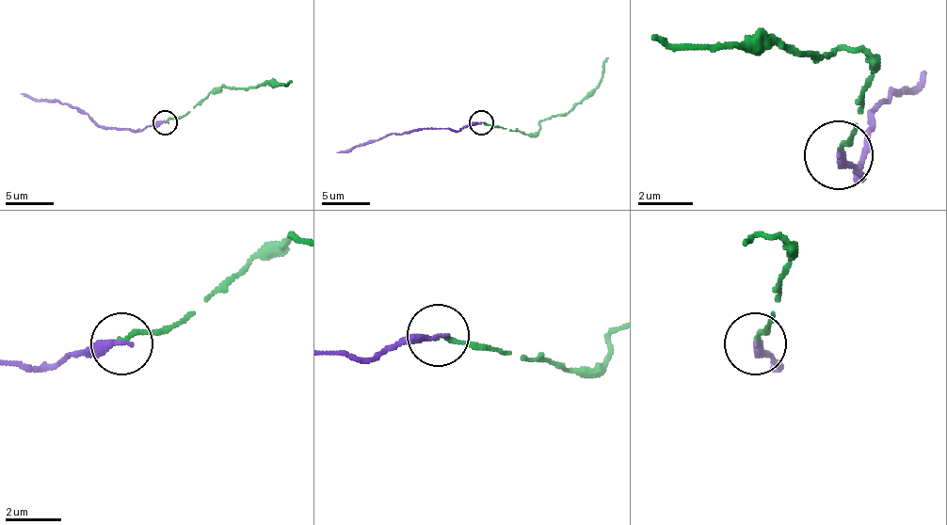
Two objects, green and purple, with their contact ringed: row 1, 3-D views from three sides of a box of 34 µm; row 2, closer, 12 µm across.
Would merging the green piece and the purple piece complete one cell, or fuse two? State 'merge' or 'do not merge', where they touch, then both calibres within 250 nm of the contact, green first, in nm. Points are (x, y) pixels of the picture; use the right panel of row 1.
merge | (838, 154) | 150/280 nm

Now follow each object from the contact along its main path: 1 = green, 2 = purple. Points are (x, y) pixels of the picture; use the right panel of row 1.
1: (840, 153), (854, 139), (874, 64), (840, 50), (819, 56), (730, 50), (668, 50), (654, 37)
2: (840, 153), (860, 173), (854, 173), (874, 112), (922, 71)

